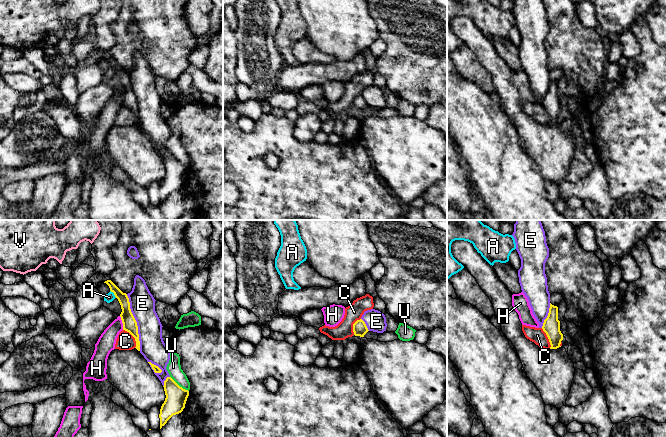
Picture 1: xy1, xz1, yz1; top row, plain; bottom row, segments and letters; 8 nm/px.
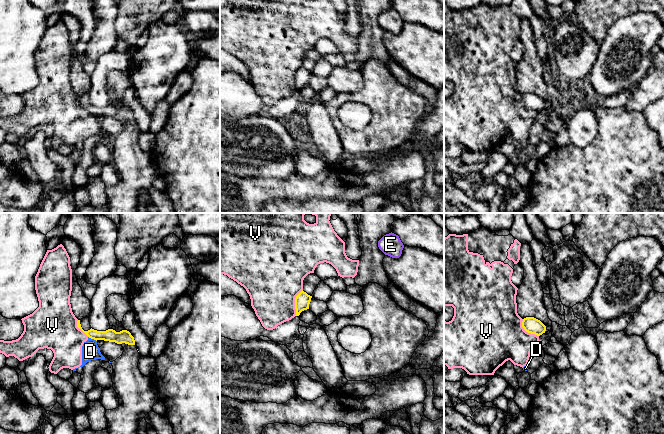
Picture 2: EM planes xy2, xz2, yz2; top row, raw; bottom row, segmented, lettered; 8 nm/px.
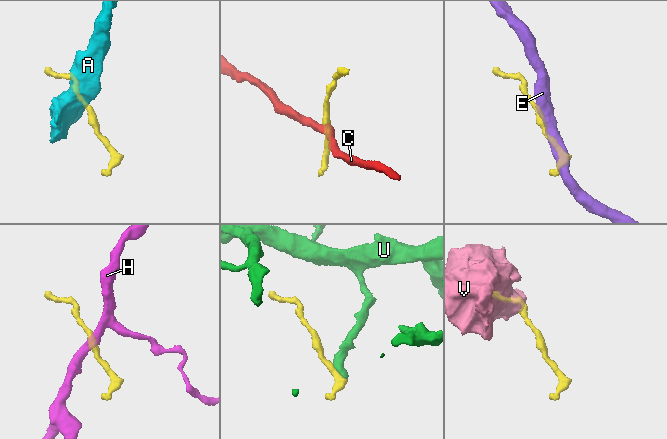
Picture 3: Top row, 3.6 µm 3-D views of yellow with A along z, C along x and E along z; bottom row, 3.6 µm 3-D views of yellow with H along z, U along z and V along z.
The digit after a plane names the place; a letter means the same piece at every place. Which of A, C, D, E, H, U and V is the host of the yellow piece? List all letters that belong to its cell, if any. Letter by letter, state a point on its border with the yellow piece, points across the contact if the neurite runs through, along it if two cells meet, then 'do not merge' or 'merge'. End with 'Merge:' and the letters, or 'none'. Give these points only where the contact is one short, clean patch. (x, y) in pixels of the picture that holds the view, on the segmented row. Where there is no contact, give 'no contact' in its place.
A: contact xy1 (114, 294); border xy1 (110, 290), (116, 297); do not merge
C: contact xy1 (133, 336); border xy1 (123, 329), (134, 338), (135, 347); do not merge
D: contact xy2 (92, 338); border xy2 (88, 336), (96, 341); do not merge
E: contact xy1 (136, 322); do not merge
H: contact xy1 (122, 322); border xy1 (119, 316), (123, 329); do not merge
U: contact xy1 (178, 385); border xy1 (170, 376), (188, 391); do not merge
V: contact xz2 (295, 302); border xz2 (302, 289), (295, 298), (294, 315); do not merge
Merge: none

